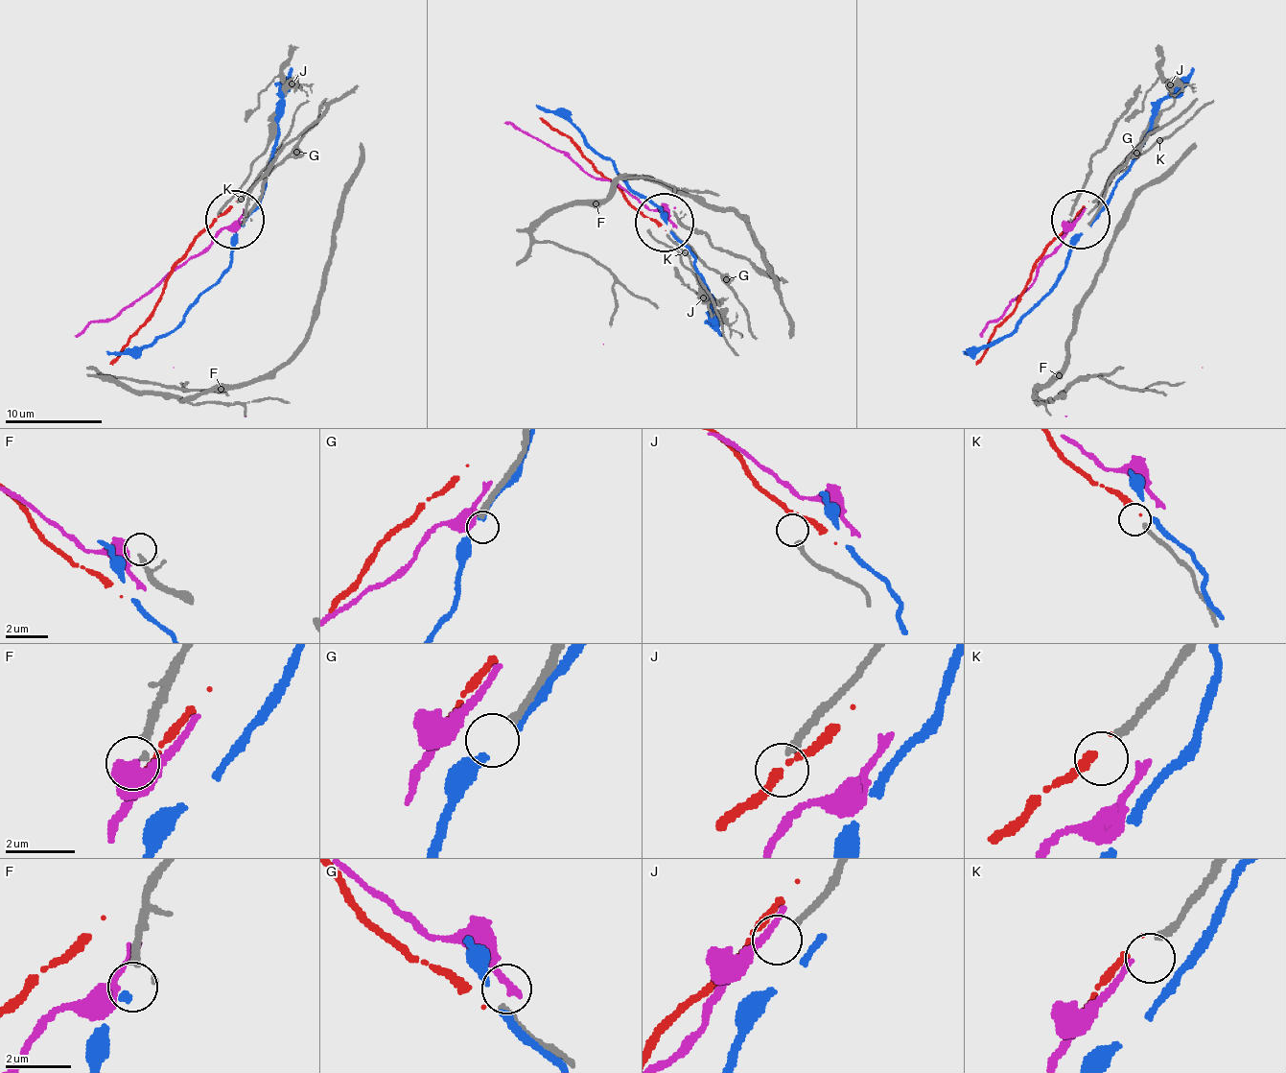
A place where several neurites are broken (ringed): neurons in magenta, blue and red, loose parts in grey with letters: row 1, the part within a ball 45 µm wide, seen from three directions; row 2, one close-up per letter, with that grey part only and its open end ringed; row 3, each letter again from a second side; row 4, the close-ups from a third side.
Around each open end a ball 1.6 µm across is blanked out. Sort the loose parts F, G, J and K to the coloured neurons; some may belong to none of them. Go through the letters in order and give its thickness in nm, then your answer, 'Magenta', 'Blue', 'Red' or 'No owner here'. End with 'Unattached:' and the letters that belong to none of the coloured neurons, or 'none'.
F: Thickness 110 nm. No owner here
G: Thickness 260 nm. No owner here
J: Thickness 170 nm. No owner here
K: Thickness 200 nm. No owner here
Unattached: F, G, J, K

